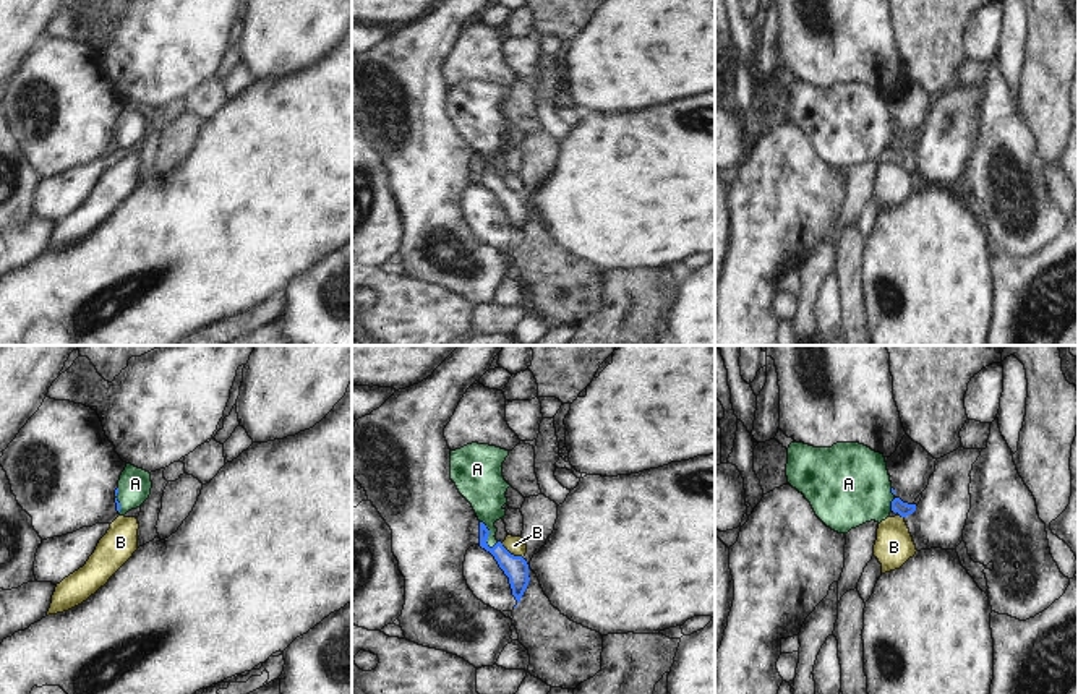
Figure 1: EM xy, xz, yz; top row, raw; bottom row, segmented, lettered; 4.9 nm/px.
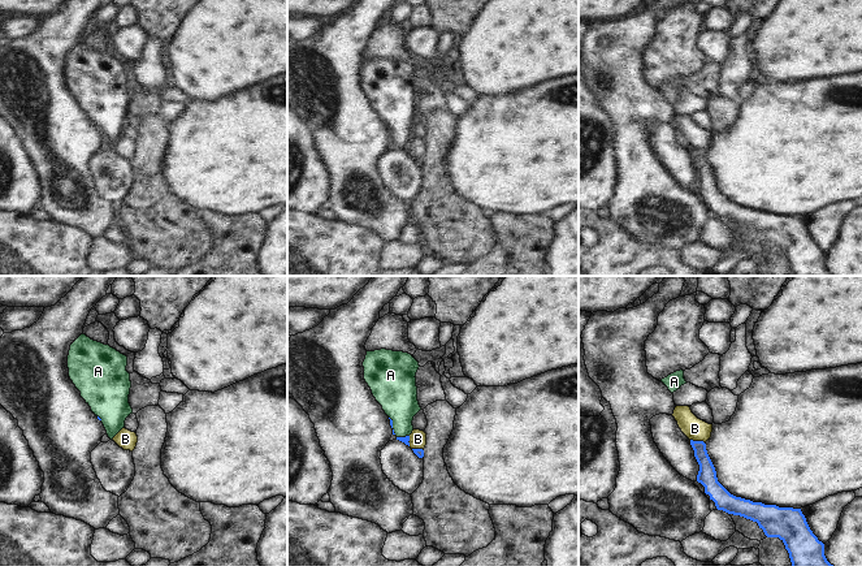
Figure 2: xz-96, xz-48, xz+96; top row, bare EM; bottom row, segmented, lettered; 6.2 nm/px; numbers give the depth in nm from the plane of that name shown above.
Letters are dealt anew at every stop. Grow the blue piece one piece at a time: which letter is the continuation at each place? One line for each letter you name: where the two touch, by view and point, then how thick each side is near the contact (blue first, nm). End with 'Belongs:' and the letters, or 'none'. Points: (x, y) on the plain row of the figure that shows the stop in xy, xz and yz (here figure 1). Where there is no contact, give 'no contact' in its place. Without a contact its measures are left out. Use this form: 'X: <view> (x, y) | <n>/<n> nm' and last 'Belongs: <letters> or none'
A: xz (488, 171) | 120/220 nm
Belongs: A

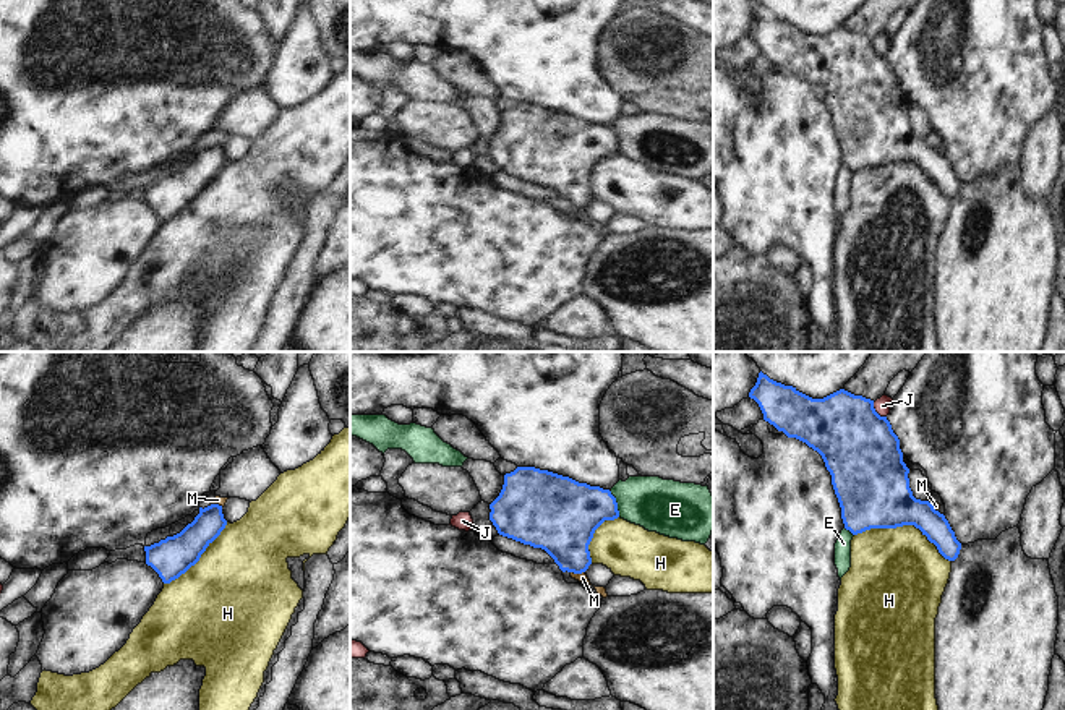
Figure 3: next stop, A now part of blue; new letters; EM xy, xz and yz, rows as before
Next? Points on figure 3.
Belongs: none

